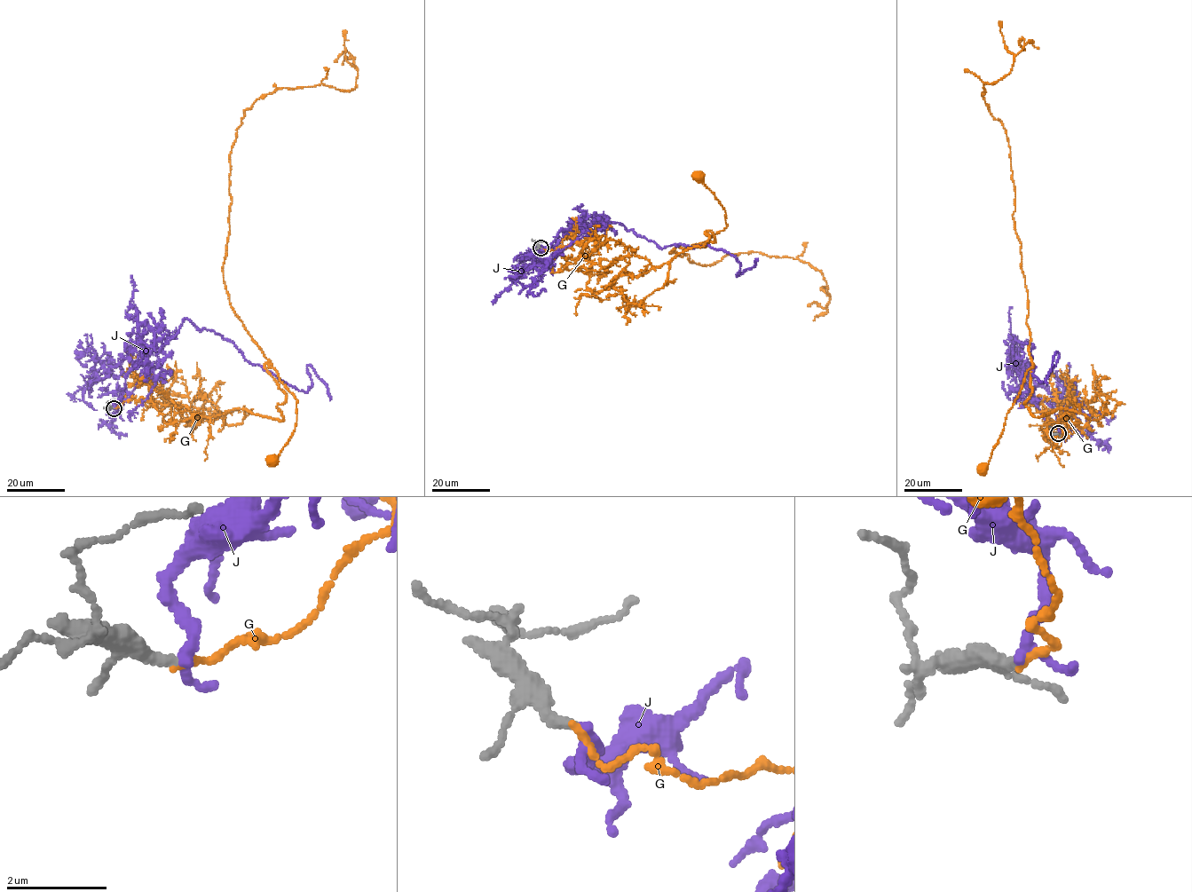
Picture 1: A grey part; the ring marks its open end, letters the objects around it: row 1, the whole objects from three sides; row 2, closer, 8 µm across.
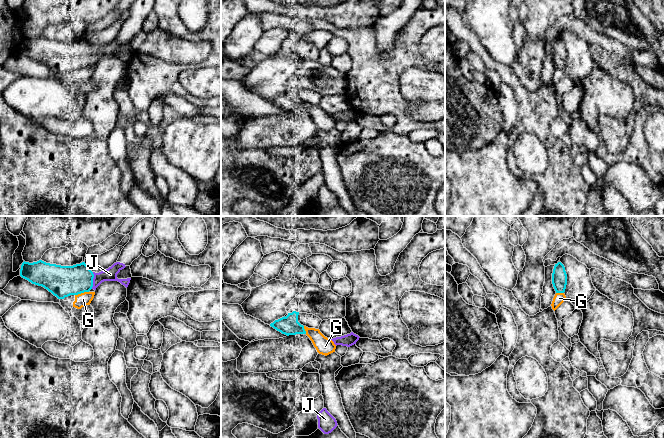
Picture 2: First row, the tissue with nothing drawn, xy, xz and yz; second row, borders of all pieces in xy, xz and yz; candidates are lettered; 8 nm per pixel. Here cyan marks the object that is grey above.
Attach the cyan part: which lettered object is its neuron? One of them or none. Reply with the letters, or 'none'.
J

